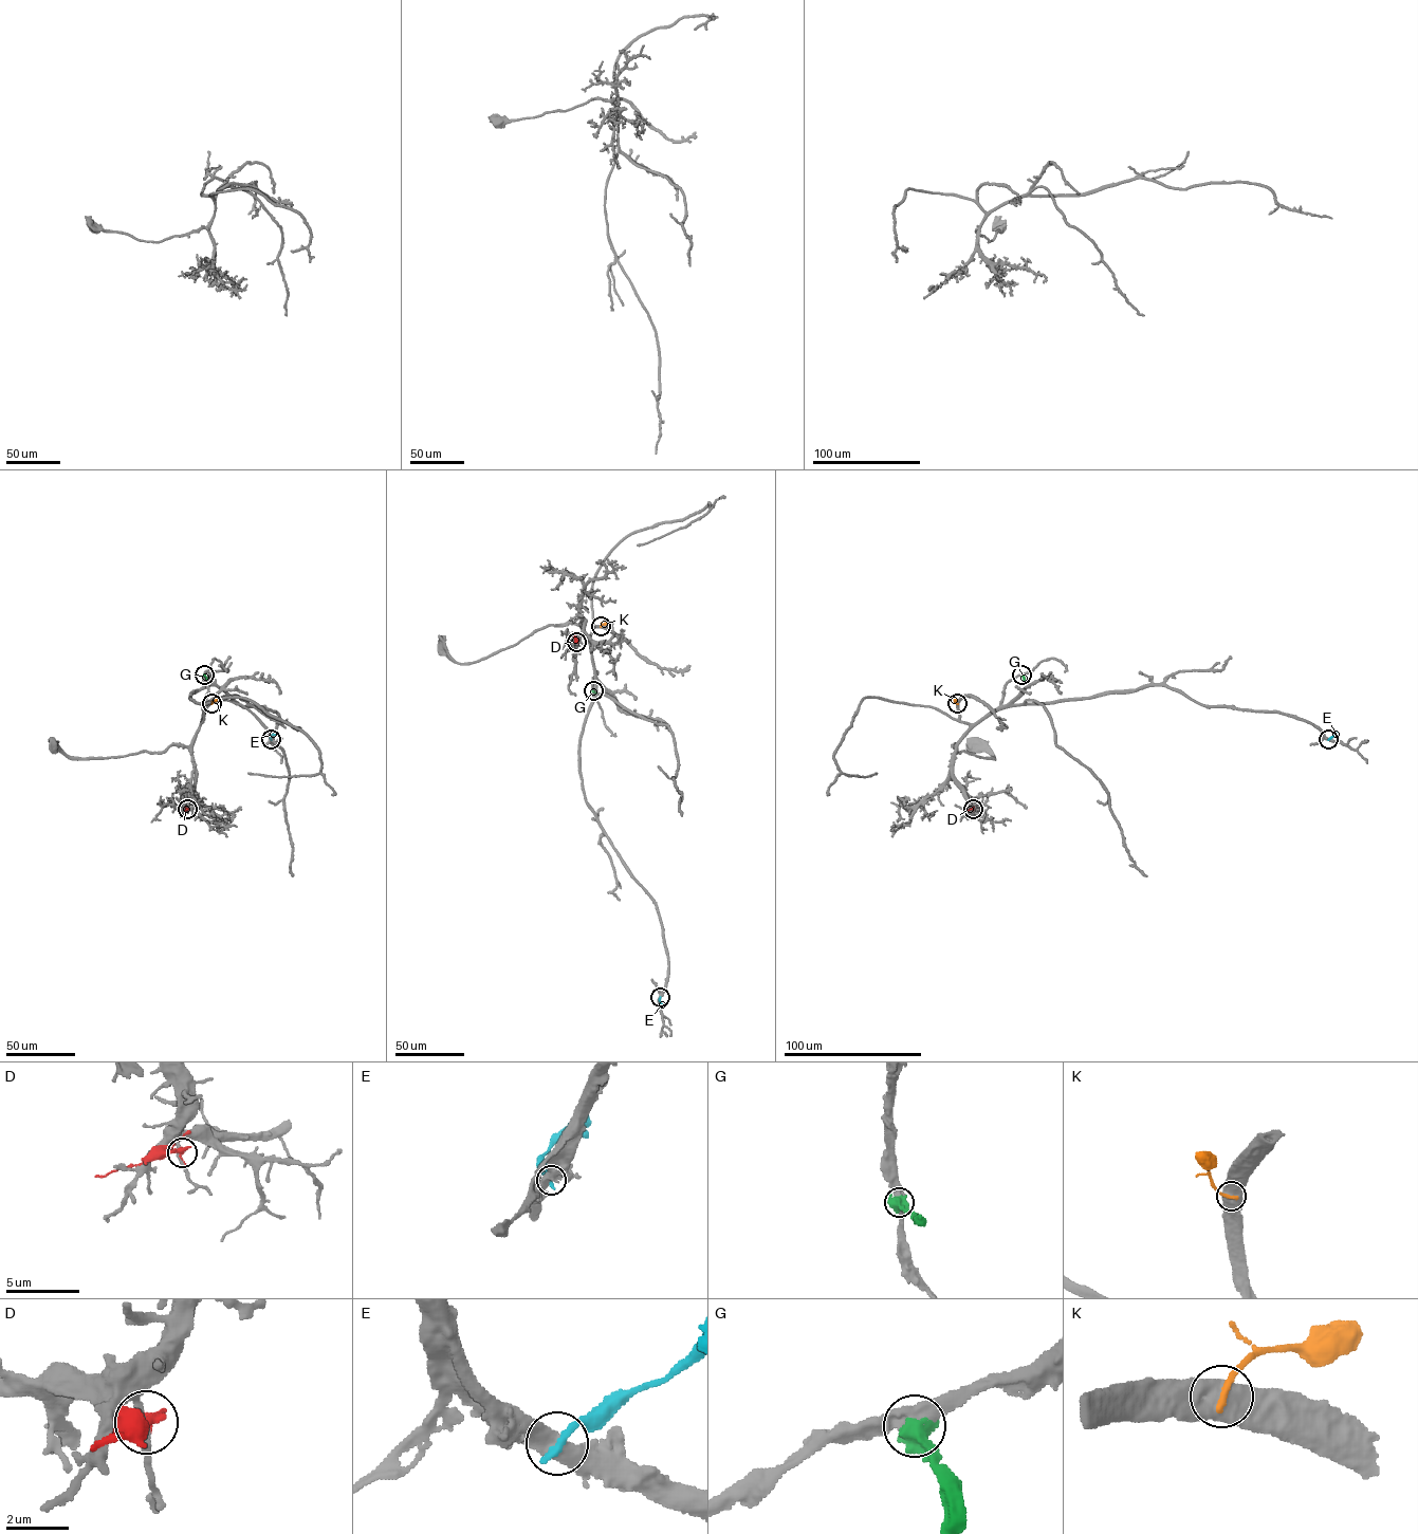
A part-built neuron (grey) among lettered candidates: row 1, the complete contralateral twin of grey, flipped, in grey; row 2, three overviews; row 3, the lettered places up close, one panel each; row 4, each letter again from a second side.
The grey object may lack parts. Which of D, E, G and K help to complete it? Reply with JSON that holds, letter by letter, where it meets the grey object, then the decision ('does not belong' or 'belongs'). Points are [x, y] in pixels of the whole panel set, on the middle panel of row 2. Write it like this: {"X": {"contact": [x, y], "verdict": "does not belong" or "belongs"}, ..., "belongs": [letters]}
{"D": {"contact": [576, 642], "verdict": "does not belong"}, "E": {"contact": [660, 997], "verdict": "does not belong"}, "G": {"contact": [593, 690], "verdict": "belongs"}, "K": {"contact": [601, 626], "verdict": "does not belong"}, "belongs": ["G"]}

